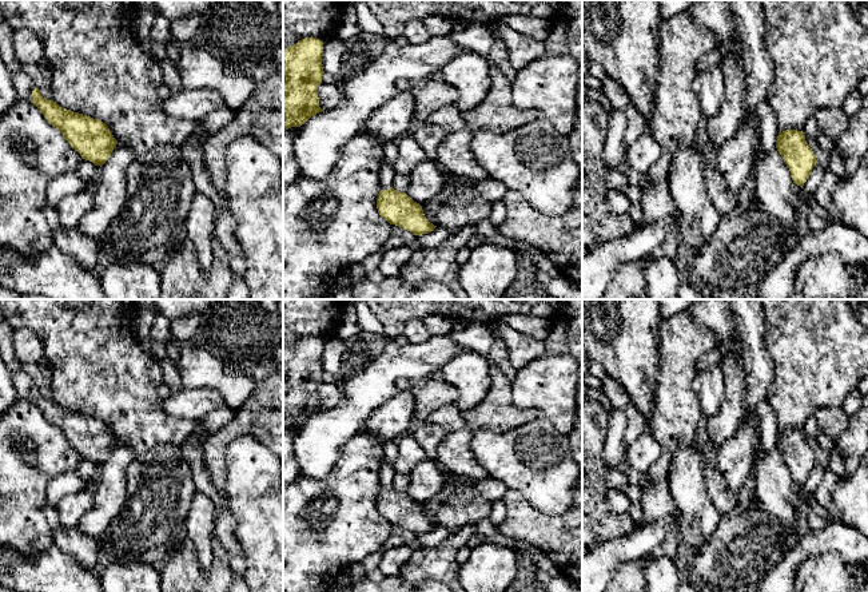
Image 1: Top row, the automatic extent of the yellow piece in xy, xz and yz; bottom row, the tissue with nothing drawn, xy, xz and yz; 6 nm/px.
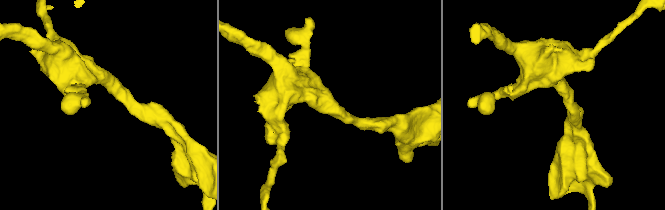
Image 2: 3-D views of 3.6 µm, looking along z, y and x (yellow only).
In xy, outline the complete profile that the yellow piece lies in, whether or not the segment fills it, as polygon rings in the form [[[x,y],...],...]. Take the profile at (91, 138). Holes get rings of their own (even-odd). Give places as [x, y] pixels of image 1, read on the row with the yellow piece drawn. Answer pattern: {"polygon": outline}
{"polygon": [[[39,88],[32,91],[31,103],[40,110],[49,124],[63,134],[81,159],[89,160],[95,166],[101,167],[118,144],[105,123],[63,108],[53,100],[47,100]]]}

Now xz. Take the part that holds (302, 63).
{"polygon": [[[306,37],[283,49],[283,131],[322,112],[318,86],[324,73],[323,41]]]}

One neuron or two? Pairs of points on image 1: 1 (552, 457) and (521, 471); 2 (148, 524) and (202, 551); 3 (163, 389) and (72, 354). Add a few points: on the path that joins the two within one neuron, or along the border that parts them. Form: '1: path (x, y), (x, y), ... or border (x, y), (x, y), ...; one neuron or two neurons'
1: path (544, 457), (529, 463); one neuron
2: border (191, 505), (186, 517), (187, 536); two neurons
3: border (163, 380), (158, 388), (158, 394), (162, 398); two neurons

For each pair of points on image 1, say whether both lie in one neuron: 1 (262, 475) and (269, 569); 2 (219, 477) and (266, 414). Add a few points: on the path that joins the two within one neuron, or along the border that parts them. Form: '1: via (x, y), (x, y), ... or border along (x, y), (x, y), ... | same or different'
1: via (265, 499), (265, 509), (269, 513), (269, 545) | same
2: via (216, 457), (216, 445), (231, 430), (246, 422) | same

